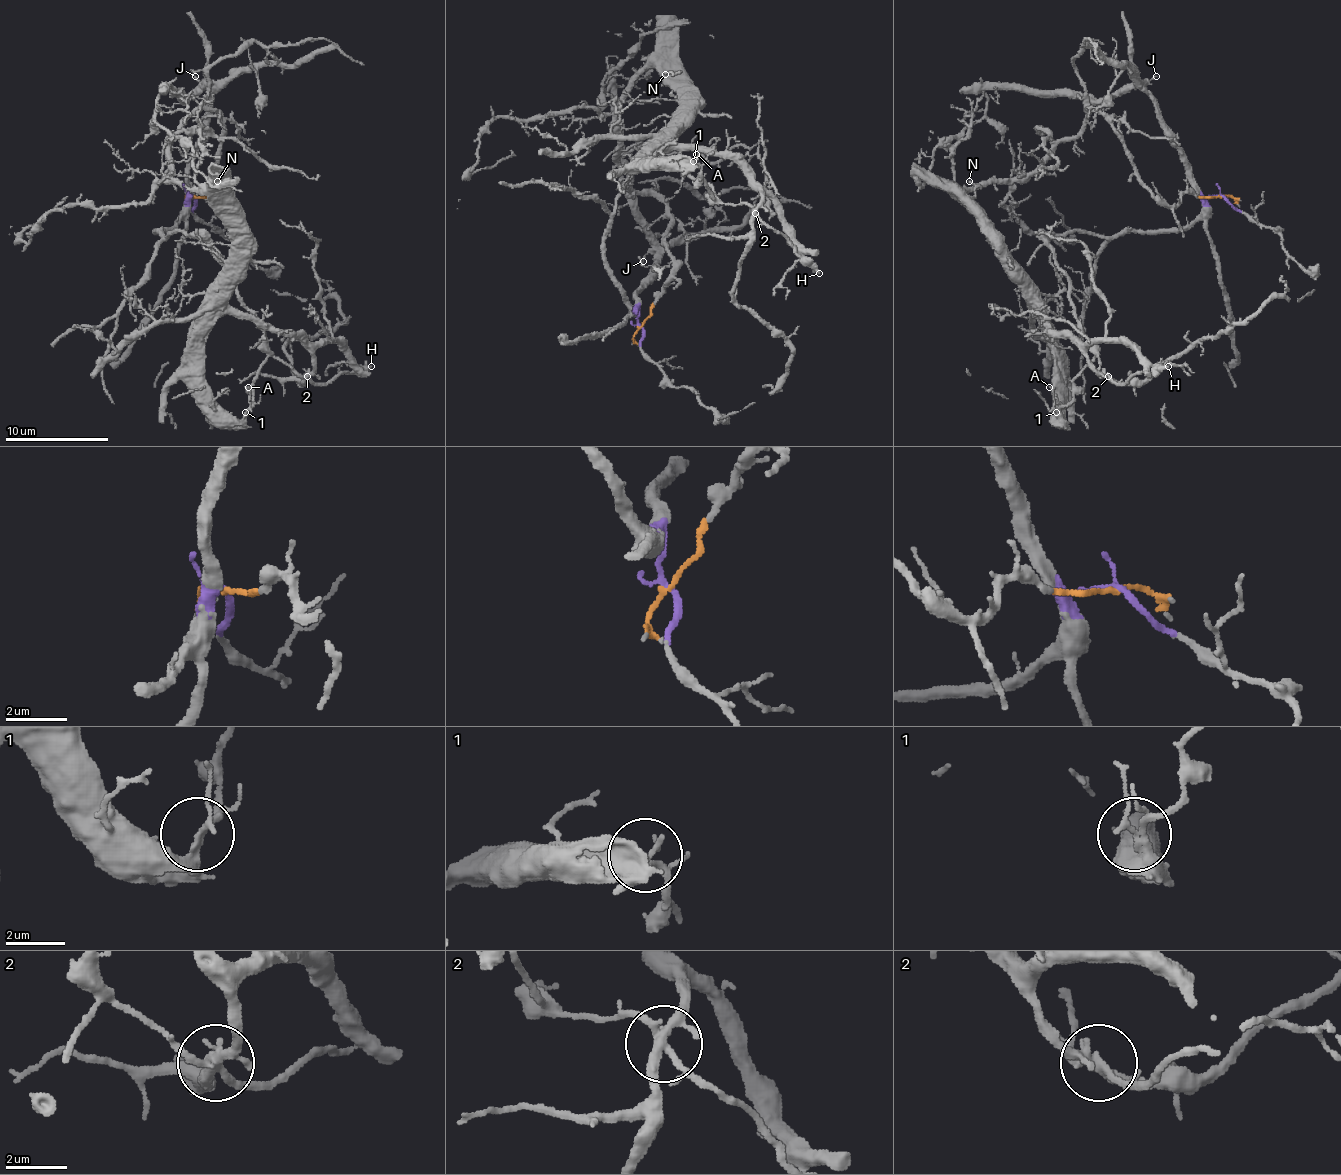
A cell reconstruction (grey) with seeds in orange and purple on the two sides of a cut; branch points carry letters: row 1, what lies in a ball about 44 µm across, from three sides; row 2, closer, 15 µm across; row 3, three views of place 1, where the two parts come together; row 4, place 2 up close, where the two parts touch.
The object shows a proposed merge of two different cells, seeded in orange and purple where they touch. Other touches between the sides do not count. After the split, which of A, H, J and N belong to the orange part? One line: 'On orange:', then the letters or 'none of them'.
On orange: A, N

